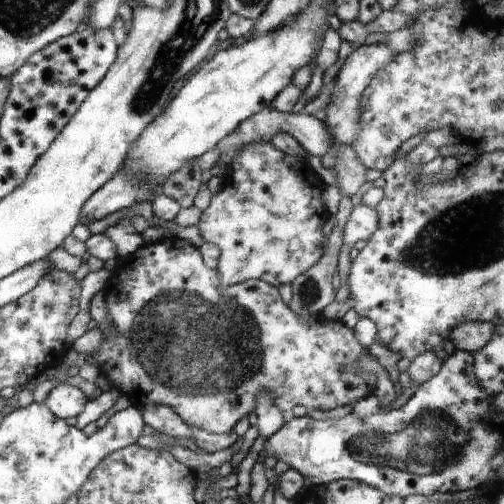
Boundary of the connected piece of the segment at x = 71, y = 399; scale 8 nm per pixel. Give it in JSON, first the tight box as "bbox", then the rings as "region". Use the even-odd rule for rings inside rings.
{"bbox":[45,382,87,420],"region":[[[60,382],[49,392],[45,403],[50,407],[52,414],[68,420],[68,418],[76,418],[84,410],[87,397],[82,390],[68,383]]]}

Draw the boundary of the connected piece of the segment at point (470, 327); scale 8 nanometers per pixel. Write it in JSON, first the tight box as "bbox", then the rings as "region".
{"bbox":[449,322,496,352],"region":[[[462,322],[456,328],[451,329],[449,339],[454,343],[456,350],[478,352],[484,348],[492,334],[496,330],[495,325],[487,322]]]}

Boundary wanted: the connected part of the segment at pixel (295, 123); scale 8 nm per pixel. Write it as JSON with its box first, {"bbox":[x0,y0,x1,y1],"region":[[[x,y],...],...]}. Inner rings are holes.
{"bbox":[235,107,330,158],"region":[[[263,107],[260,112],[252,114],[250,118],[246,118],[244,122],[240,122],[240,126],[235,129],[235,132],[242,136],[240,146],[248,146],[254,142],[271,142],[277,132],[286,132],[292,138],[298,141],[298,144],[309,152],[309,156],[322,158],[324,154],[330,152],[330,134],[328,134],[328,126],[313,115],[305,115],[300,113],[281,113],[276,109],[270,110],[268,107]]]}

